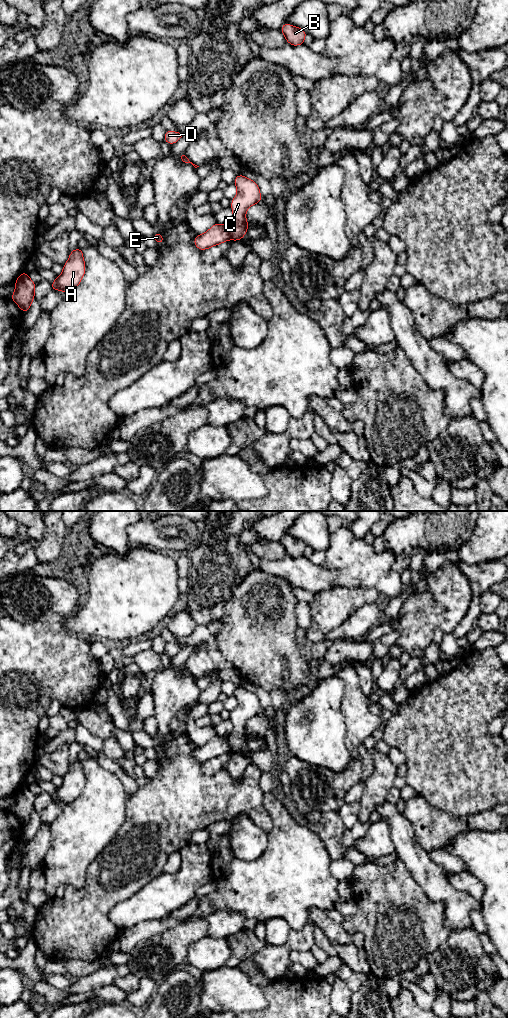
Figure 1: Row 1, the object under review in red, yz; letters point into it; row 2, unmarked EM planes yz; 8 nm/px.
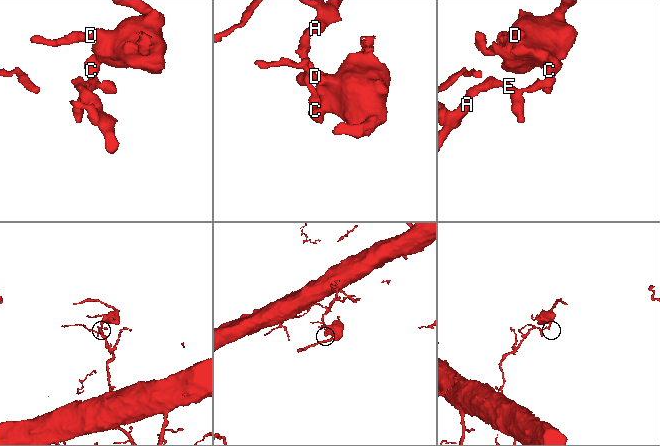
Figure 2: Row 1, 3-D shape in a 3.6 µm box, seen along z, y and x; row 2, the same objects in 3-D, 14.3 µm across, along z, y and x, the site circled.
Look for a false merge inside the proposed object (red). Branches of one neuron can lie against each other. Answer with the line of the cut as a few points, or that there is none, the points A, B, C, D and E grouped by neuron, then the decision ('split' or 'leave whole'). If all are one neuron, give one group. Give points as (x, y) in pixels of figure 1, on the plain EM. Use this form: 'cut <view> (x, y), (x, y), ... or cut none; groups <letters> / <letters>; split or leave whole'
cut yz (226, 737), (231, 750); groups A E / B C D; split

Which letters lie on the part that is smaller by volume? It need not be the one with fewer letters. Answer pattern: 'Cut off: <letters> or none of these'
Cut off: B, C, D

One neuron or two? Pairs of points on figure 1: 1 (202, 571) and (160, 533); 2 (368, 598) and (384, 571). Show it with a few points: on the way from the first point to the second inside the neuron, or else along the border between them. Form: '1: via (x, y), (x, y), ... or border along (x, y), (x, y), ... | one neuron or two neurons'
1: border along (201, 535), (199, 544), (189, 553) | two neurons
2: border along (350, 588), (373, 587), (380, 594) | two neurons

